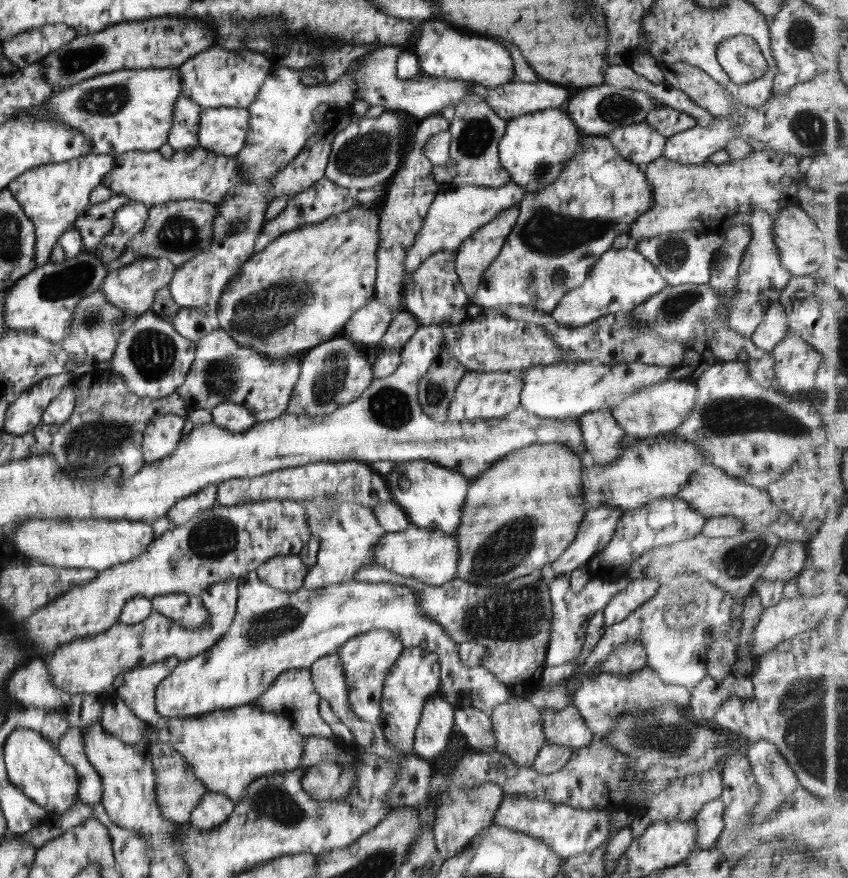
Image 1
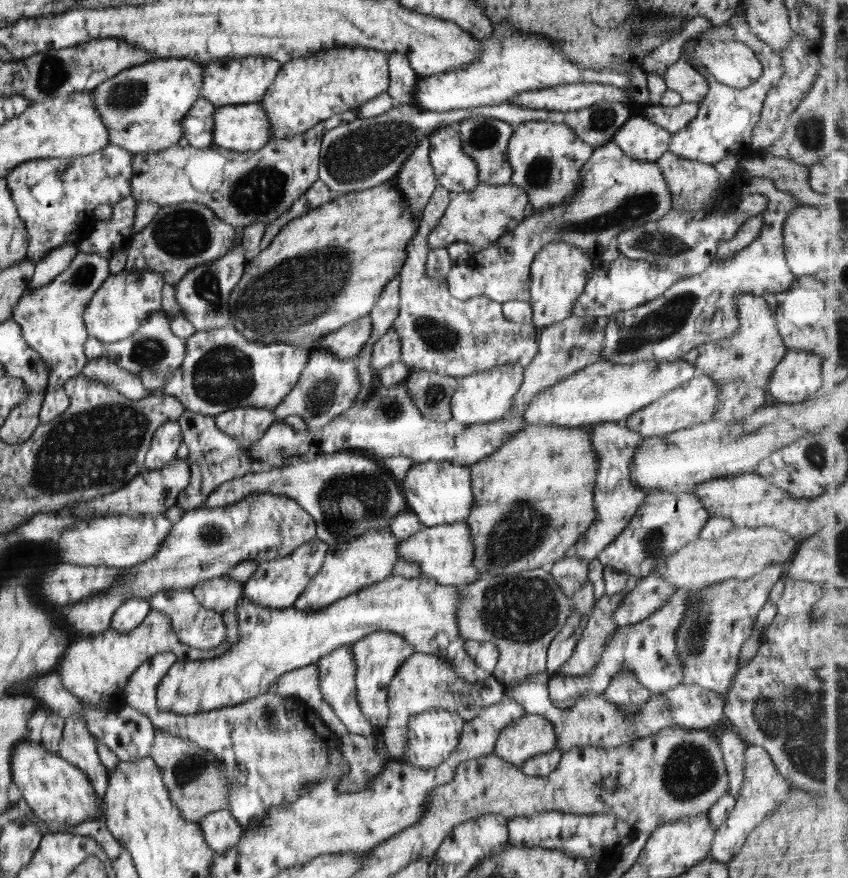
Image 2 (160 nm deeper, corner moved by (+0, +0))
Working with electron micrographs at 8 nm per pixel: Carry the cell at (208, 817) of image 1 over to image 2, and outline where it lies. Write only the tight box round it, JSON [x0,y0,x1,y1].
[197,810,243,852]

